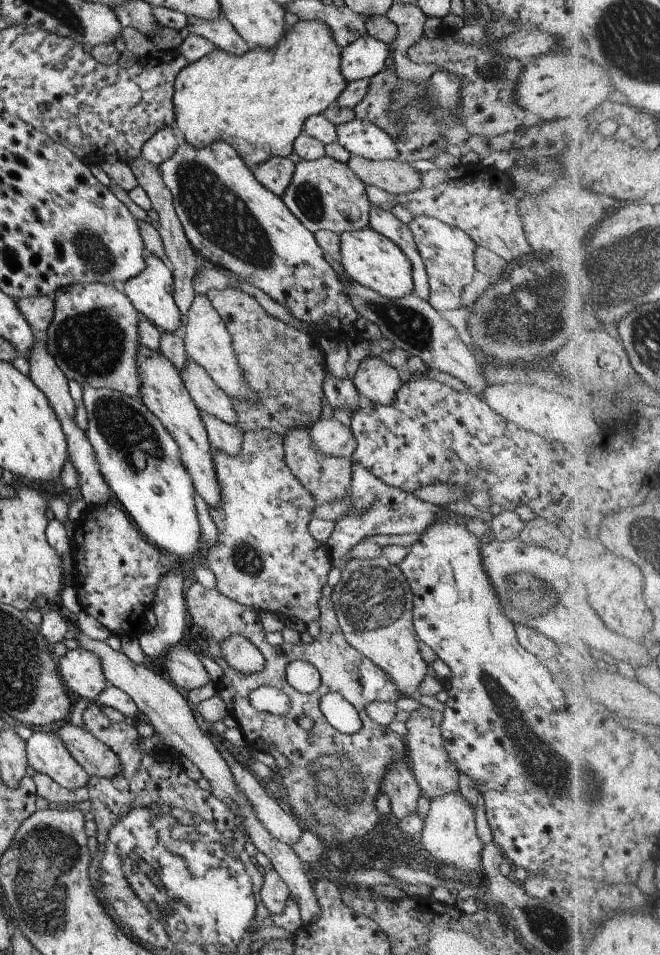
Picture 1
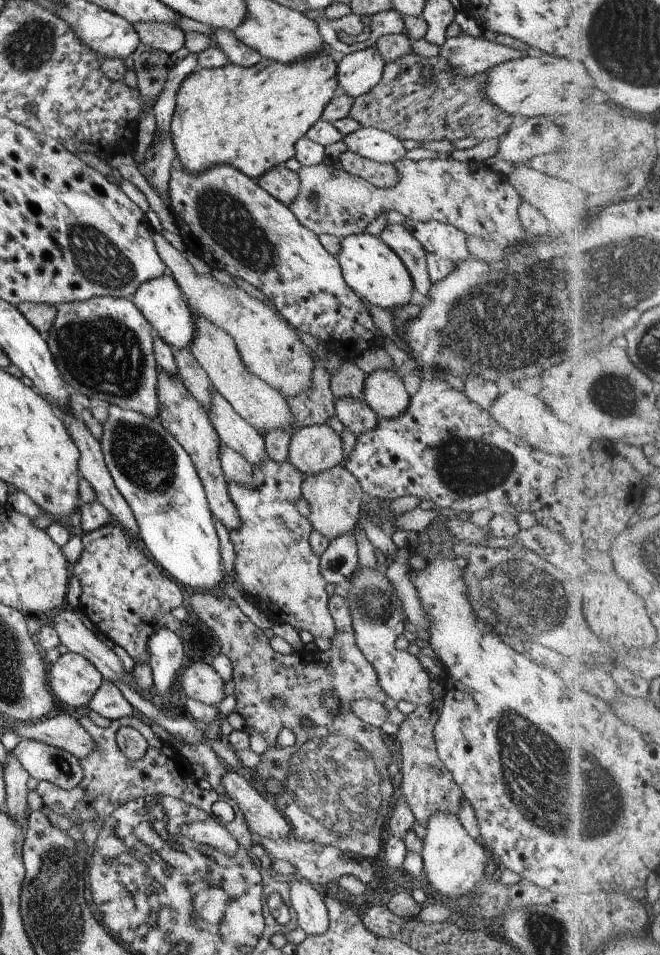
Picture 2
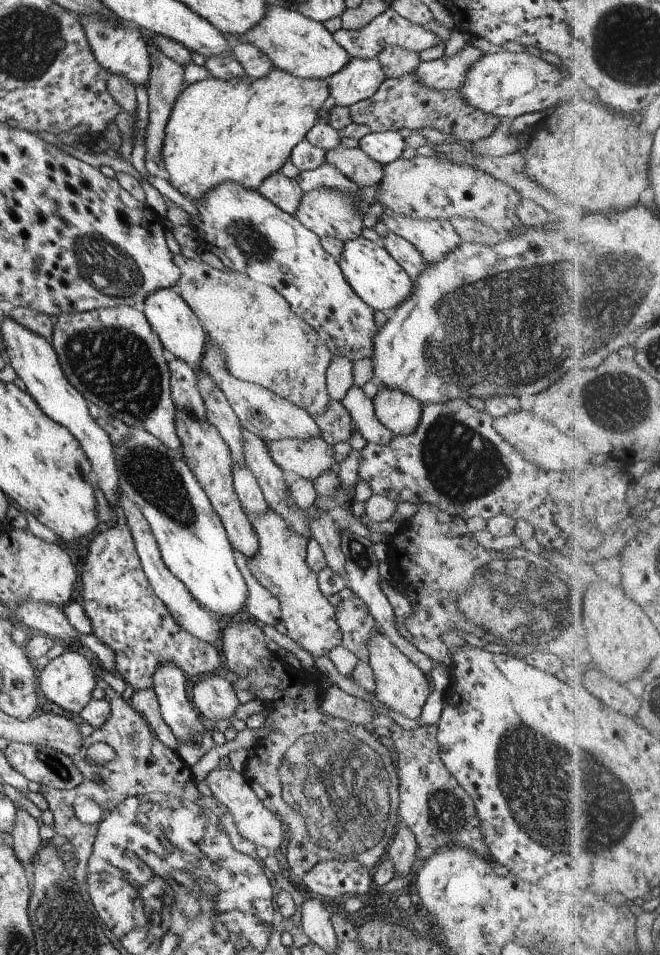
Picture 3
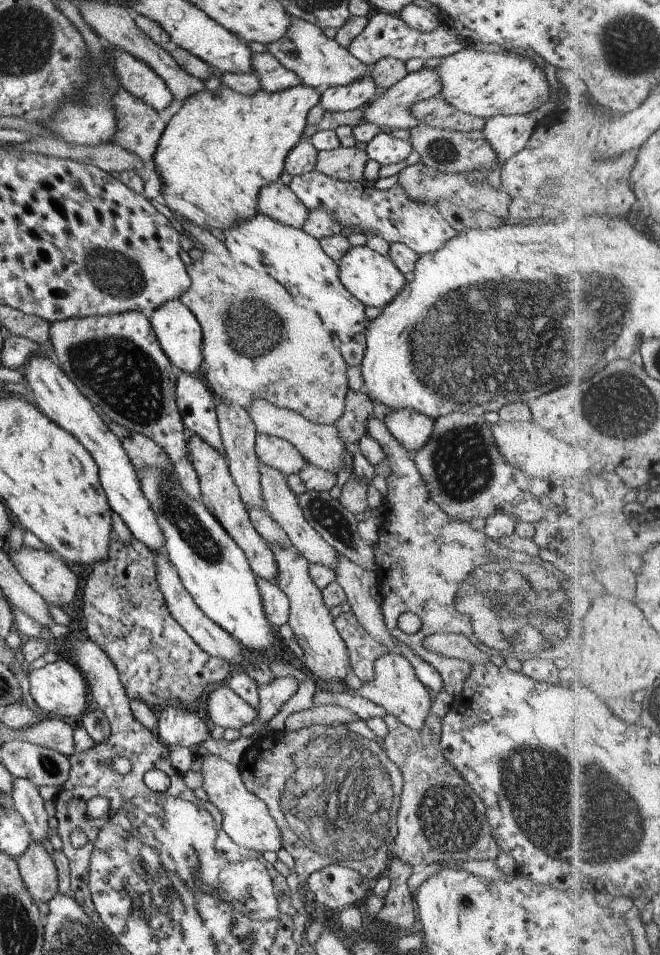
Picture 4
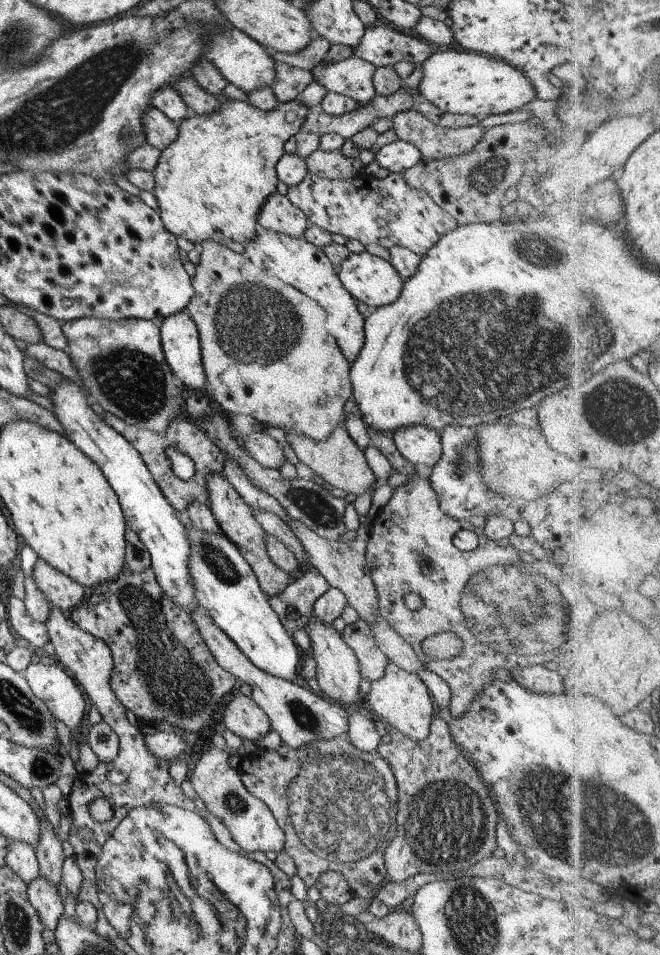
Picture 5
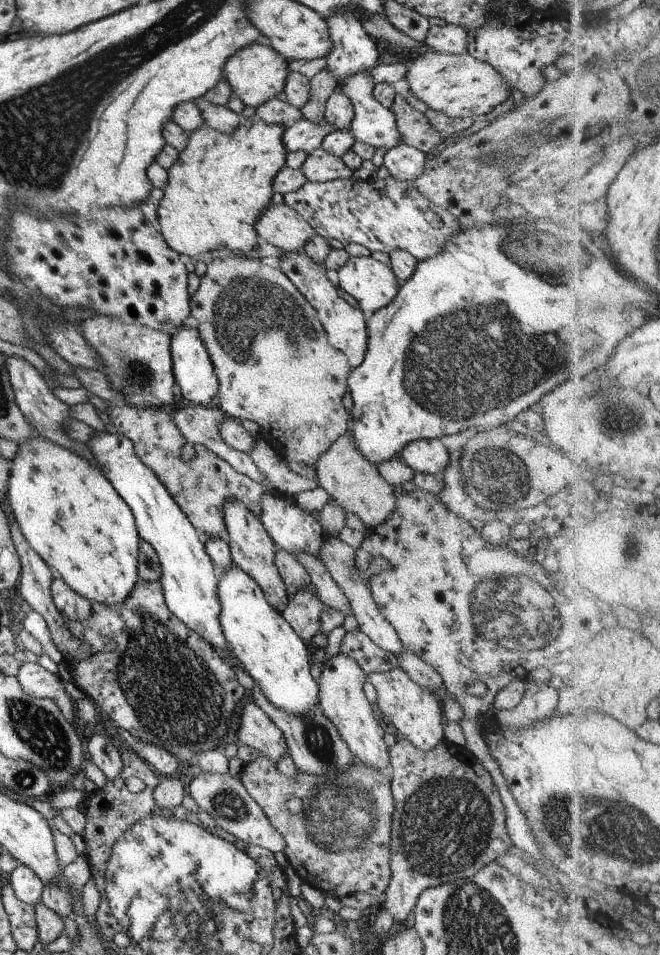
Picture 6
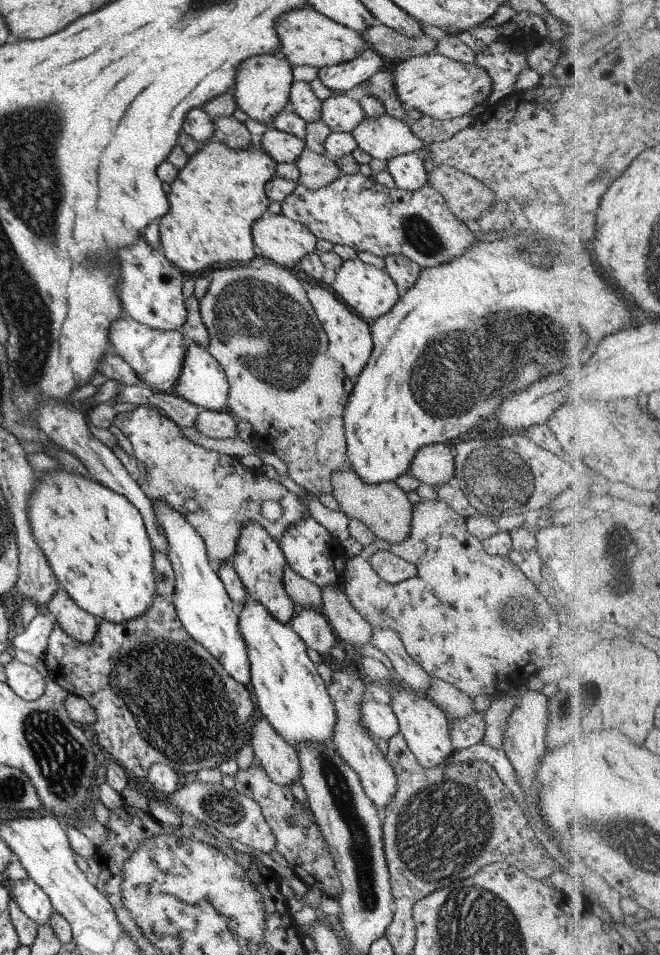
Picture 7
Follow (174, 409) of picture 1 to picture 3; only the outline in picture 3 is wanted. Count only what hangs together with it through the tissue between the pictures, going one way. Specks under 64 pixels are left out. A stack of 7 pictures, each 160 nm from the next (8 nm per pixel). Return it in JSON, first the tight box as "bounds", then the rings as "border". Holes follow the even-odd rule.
{"bounds":[175,407,258,558],"border":[[[175,407],[175,433],[179,442],[181,442],[181,451],[187,467],[191,474],[195,476],[199,488],[203,490],[207,496],[208,502],[211,504],[212,510],[217,514],[224,532],[226,532],[227,540],[233,549],[238,550],[245,558],[254,556],[258,547],[257,537],[246,513],[239,503],[238,497],[235,496],[232,486],[231,468],[232,461],[230,453],[221,440],[221,436],[217,430],[206,421],[195,420],[189,414],[183,414],[183,410]]]}

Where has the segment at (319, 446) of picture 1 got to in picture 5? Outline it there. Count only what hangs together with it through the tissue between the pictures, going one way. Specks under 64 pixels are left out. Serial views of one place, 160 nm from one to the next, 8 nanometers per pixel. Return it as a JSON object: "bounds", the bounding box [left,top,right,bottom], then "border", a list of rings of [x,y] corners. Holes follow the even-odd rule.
{"bounds":[243,430,287,469],"border":[[[261,430],[243,437],[243,449],[260,465],[270,469],[278,469],[287,462],[283,457],[283,448],[267,433]]]}

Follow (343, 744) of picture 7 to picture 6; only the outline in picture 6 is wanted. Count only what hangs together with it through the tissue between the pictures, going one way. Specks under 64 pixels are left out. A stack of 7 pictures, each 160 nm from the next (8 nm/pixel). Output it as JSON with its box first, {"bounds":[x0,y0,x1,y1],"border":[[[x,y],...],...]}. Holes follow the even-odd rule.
{"bounds":[317,651,390,774],"border":[[[339,651],[326,660],[320,668],[319,682],[317,682],[318,706],[322,710],[322,713],[335,725],[339,736],[345,741],[354,759],[364,765],[372,766],[378,771],[383,771],[388,774],[390,770],[388,764],[388,748],[385,746],[382,739],[384,726],[379,726],[377,723],[372,704],[367,701],[363,689],[361,689],[364,680],[365,674],[361,668],[359,668],[359,665],[345,653]]]}

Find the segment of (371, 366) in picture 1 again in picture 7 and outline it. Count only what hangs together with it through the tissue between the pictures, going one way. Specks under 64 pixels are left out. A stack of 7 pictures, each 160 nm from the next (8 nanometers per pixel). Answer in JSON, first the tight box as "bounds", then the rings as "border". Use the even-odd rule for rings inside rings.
{"bounds":[408,443,454,488],"border":[[[433,443],[415,451],[408,472],[419,482],[434,488],[454,476],[454,456],[446,443]]]}

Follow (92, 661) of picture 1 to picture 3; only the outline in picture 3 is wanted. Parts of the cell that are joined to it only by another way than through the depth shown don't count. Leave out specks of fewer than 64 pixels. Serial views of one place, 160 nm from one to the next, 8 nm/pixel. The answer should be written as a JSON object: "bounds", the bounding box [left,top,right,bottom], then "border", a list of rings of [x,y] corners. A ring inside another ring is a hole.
{"bounds":[36,651,98,714],"border":[[[65,651],[54,660],[49,661],[43,670],[36,673],[36,687],[55,706],[77,714],[83,710],[83,706],[86,706],[87,702],[90,702],[91,692],[98,685],[95,683],[95,674],[96,672],[91,668],[91,662],[87,662],[87,658],[83,658],[77,652]]]}

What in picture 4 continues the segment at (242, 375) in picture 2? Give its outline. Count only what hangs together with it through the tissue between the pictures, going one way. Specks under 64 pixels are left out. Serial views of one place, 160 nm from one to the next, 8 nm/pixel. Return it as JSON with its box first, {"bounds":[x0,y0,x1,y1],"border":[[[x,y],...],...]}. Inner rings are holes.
{"bounds":[244,397,350,474],"border":[[[259,397],[251,401],[244,409],[254,424],[254,429],[257,433],[279,437],[290,442],[309,465],[315,465],[317,468],[322,468],[335,474],[343,466],[341,462],[343,452],[350,449],[350,447],[343,444],[343,441],[338,437],[337,429],[332,424],[320,425],[308,421],[292,410],[275,406],[275,404],[271,404]]]}

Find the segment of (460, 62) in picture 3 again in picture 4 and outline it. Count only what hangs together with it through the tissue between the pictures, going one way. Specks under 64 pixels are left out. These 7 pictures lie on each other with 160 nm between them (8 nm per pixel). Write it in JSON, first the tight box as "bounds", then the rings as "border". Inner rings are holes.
{"bounds":[362,67,441,130],"border":[[[421,67],[415,72],[407,73],[399,82],[389,87],[385,92],[377,94],[371,98],[369,104],[365,104],[366,108],[362,111],[362,122],[373,123],[379,128],[402,128],[410,130],[416,127],[419,122],[413,118],[410,113],[409,106],[416,102],[434,97],[440,94],[441,83],[435,68]]]}

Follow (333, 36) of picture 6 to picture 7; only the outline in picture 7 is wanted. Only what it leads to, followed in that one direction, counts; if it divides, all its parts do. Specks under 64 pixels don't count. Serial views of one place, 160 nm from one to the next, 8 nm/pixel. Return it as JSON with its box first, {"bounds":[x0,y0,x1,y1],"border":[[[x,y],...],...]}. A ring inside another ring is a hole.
{"bounds":[316,46,383,94],"border":[[[367,46],[364,49],[361,49],[352,61],[342,62],[318,69],[316,78],[319,79],[325,87],[332,90],[333,94],[339,94],[347,92],[347,90],[356,87],[363,81],[367,81],[372,74],[375,74],[378,70],[382,70],[381,66],[383,66],[383,60],[381,60],[381,57],[373,49]]]}

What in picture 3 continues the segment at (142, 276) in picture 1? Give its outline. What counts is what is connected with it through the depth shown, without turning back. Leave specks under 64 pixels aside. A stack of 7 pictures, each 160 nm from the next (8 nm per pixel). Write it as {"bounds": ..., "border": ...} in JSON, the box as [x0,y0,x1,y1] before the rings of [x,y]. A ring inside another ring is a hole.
{"bounds":[142,288,205,367],"border":[[[165,288],[157,290],[157,292],[151,292],[142,303],[142,314],[145,316],[153,333],[156,334],[162,349],[167,350],[177,360],[181,360],[189,366],[197,367],[204,352],[205,334],[195,314],[178,296],[177,291],[174,288]]]}

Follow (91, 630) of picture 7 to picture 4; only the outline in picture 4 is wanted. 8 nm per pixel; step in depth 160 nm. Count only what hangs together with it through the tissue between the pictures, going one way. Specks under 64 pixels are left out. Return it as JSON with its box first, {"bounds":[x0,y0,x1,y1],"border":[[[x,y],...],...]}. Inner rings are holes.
{"bounds":[6,544,75,606],"border":[[[22,544],[19,550],[6,556],[19,576],[49,606],[67,606],[75,598],[75,574],[49,550],[29,548]]]}

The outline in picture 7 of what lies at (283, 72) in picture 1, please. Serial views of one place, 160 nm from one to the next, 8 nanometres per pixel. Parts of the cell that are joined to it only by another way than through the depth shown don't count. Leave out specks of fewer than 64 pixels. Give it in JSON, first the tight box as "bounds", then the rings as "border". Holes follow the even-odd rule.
{"bounds":[158,139,276,274],"border":[[[254,139],[254,142],[244,149],[231,149],[222,142],[209,140],[205,141],[197,149],[195,154],[188,157],[187,162],[178,170],[175,180],[169,184],[169,192],[166,194],[168,202],[167,212],[159,219],[158,234],[159,242],[161,242],[162,253],[169,262],[172,262],[179,272],[183,274],[199,274],[207,268],[217,268],[217,266],[211,266],[211,264],[225,264],[225,262],[241,262],[241,264],[248,264],[248,262],[254,257],[253,254],[253,241],[251,236],[251,225],[257,220],[265,211],[270,203],[264,193],[265,183],[274,176],[274,170],[276,169],[276,162],[271,158],[270,154],[267,154],[260,146],[259,142]]]}

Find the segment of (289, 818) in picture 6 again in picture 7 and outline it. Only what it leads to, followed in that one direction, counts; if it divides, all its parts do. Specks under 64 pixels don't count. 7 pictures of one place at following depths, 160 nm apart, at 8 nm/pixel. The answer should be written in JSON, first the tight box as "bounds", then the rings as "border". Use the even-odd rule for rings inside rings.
{"bounds":[234,766,342,898],"border":[[[251,766],[246,770],[238,770],[235,774],[234,789],[240,794],[253,799],[260,808],[265,822],[269,825],[275,837],[274,850],[286,860],[292,874],[307,888],[317,888],[323,895],[337,898],[342,884],[334,867],[327,843],[320,833],[317,823],[306,814],[291,793],[288,786],[275,784],[260,766]],[[293,817],[293,821],[289,820]]]}

